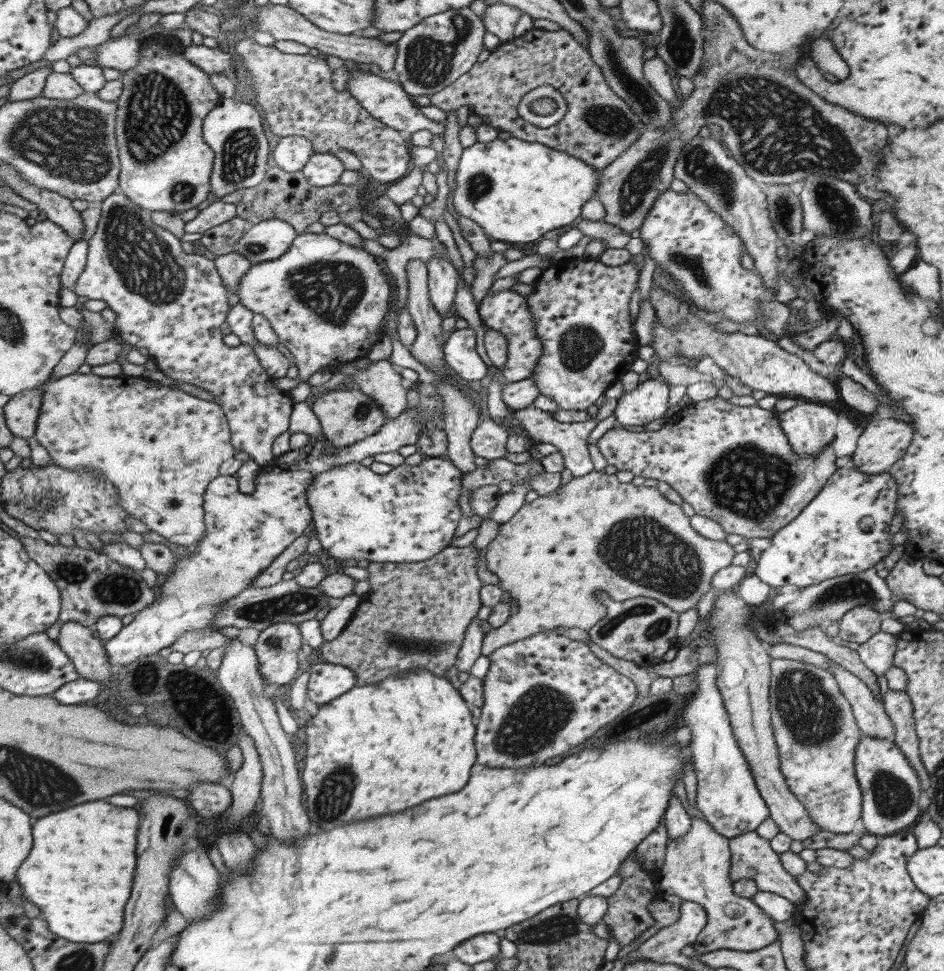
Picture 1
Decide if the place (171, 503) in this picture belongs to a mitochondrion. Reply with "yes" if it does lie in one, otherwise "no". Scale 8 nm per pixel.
yes

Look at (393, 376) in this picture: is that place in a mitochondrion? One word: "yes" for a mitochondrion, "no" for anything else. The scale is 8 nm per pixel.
no

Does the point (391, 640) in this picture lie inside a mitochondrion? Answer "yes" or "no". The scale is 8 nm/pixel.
yes

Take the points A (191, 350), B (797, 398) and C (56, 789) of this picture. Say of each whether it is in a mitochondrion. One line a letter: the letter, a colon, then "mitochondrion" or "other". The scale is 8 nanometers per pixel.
A: other
B: other
C: mitochondrion

